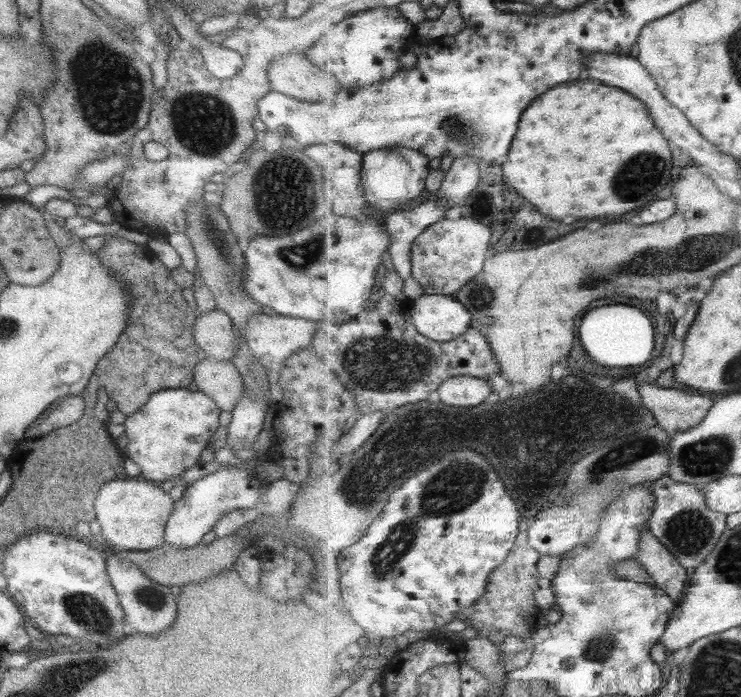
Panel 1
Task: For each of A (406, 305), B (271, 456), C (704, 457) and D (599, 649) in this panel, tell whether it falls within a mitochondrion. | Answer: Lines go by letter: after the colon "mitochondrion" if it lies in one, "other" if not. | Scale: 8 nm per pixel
A: other
B: other
C: mitochondrion
D: mitochondrion

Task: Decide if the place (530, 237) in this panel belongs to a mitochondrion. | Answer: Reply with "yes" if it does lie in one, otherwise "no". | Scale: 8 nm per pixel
no

